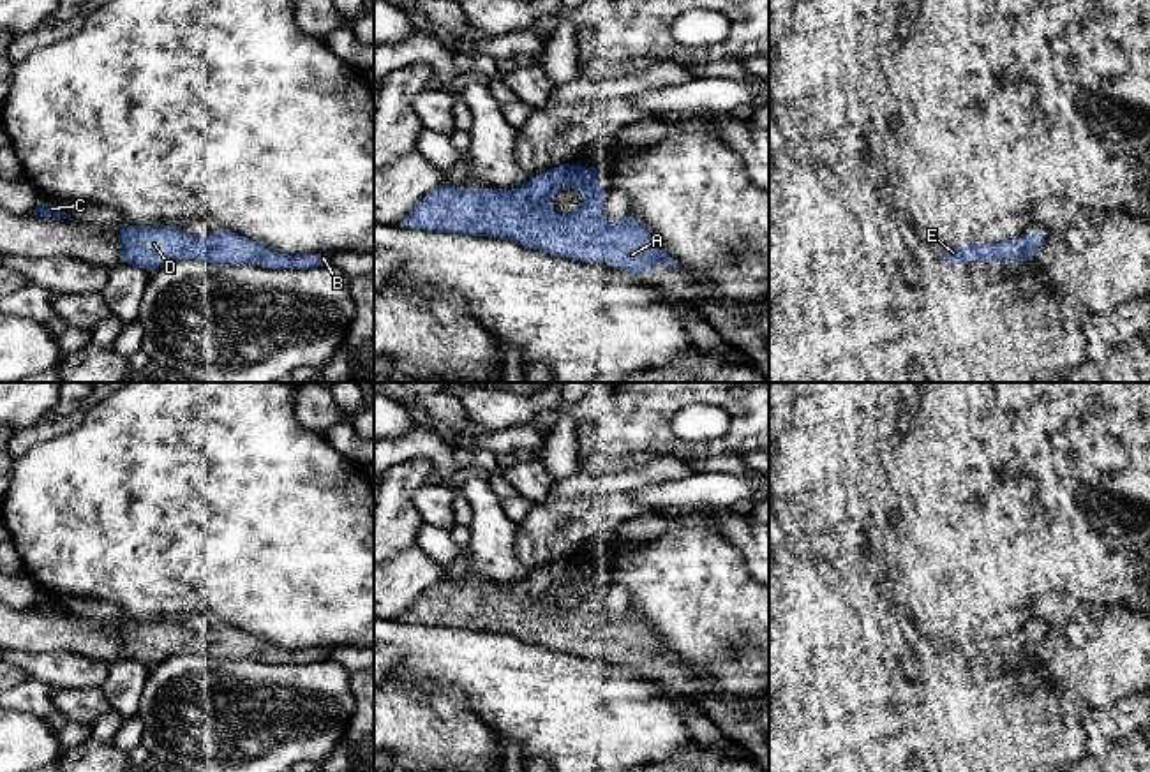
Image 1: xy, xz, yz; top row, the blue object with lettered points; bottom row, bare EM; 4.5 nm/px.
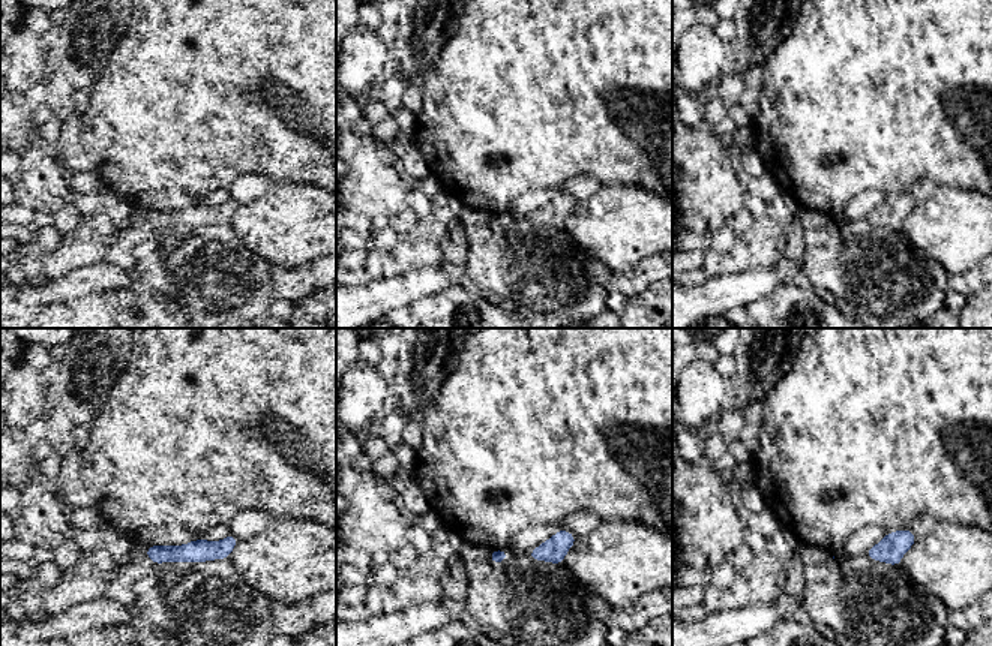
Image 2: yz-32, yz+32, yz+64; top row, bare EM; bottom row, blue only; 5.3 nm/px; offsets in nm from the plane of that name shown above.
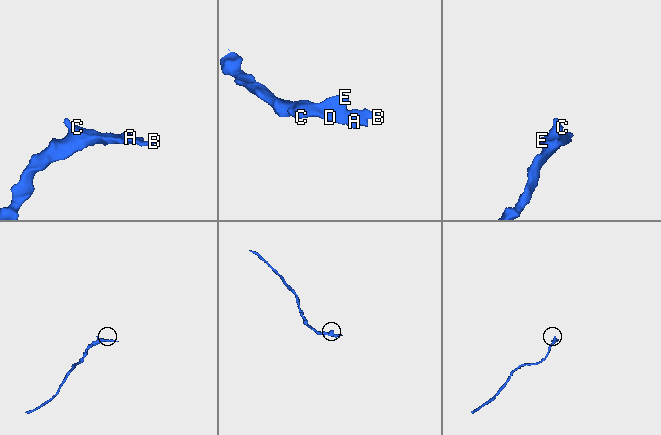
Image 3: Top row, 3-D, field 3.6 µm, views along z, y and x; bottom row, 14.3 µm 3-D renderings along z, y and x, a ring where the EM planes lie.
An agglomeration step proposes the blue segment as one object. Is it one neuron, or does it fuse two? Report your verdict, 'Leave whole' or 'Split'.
Leave whole

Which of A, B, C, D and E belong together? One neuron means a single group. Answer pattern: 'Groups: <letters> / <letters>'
Groups: A B C D E

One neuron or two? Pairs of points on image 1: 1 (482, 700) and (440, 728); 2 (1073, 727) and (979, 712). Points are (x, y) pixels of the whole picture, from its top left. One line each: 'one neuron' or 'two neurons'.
1: two neurons
2: one neuron

